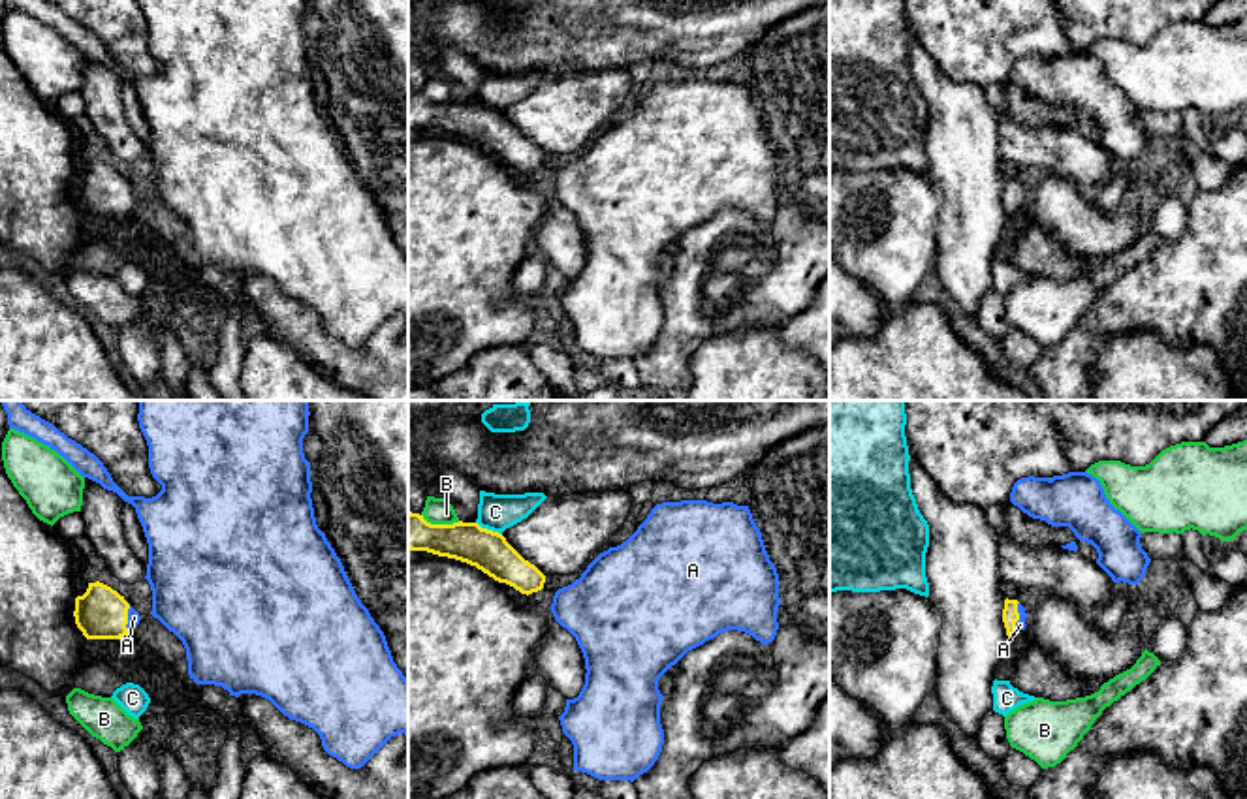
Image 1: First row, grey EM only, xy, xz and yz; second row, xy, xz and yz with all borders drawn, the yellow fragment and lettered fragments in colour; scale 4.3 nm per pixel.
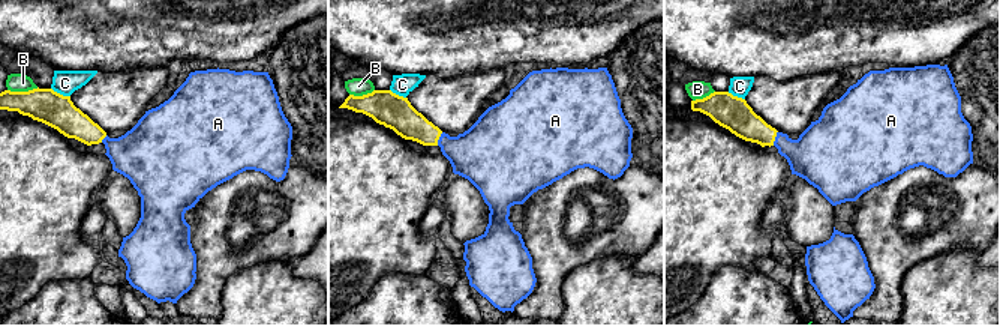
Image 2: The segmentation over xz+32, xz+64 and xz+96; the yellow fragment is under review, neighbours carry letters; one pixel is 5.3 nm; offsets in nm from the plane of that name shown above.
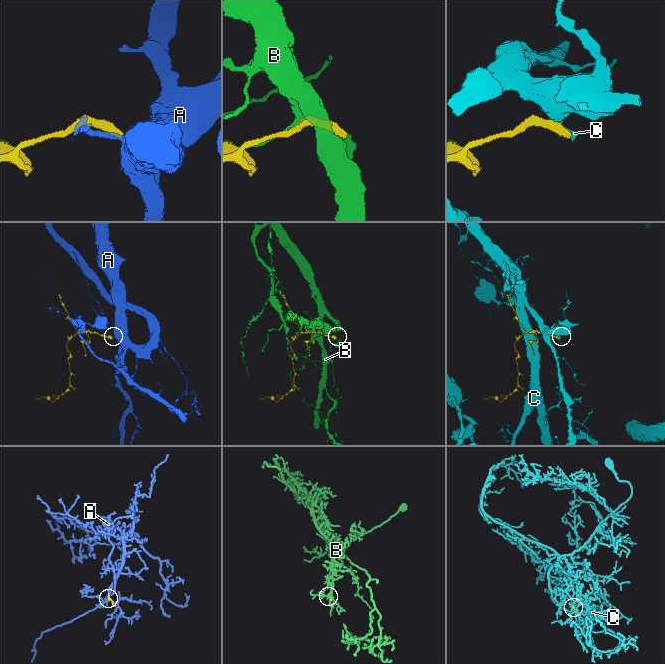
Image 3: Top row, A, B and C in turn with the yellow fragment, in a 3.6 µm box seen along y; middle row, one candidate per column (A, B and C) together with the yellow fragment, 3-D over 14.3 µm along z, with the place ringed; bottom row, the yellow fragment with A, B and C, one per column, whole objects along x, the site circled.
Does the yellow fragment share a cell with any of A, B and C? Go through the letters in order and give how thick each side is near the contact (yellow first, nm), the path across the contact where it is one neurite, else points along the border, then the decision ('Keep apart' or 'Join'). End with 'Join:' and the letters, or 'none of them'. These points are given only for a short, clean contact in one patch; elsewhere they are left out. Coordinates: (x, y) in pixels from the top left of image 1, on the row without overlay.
A: Thickness 220 nm (yellow) against 50 nm. Path across: xy (100, 192), (126, 198), (134, 196). Join
B: Thickness 170 nm (yellow) against 110 nm. Keep apart
C: Thickness 170 nm (yellow) against 160 nm. Boundary: xz (476, 100), (501, 113). Keep apart
Join: A

